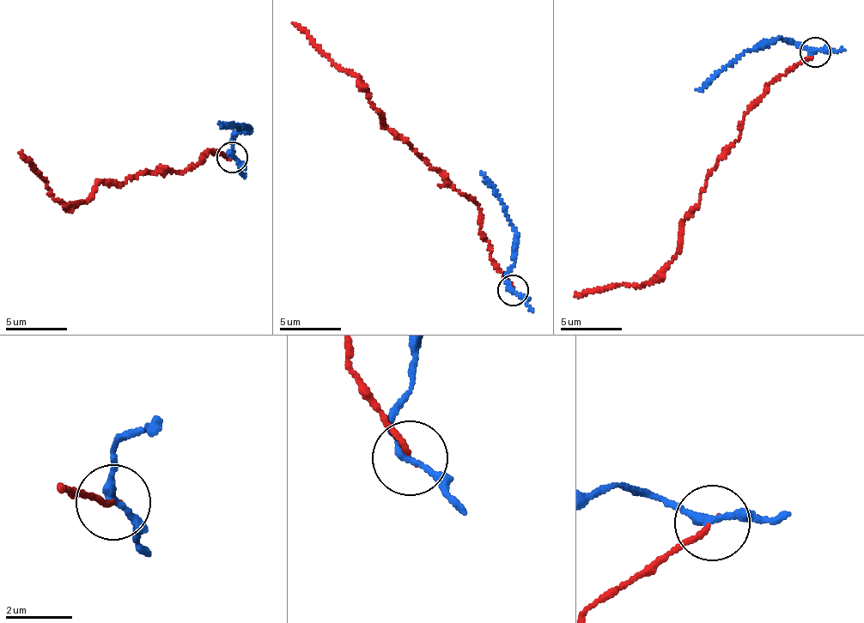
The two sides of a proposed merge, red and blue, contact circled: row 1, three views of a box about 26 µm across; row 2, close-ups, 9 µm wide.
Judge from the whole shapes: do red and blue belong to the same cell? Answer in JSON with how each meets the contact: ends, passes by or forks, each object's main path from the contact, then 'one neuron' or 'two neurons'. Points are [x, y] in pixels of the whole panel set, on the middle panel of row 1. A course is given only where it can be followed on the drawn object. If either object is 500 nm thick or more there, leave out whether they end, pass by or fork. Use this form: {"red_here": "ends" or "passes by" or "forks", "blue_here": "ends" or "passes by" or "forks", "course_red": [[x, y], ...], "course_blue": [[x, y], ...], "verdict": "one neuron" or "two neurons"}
{"red_here": "ends", "blue_here": "passes by", "course_red": [[513, 289], [490, 254], [477, 204], [429, 169], [407, 140], [395, 138], [355, 75], [332, 63], [293, 23]], "course_blue": [[513, 292], [505, 278], [515, 247], [513, 225], [481, 172]], "verdict": "two neurons"}

